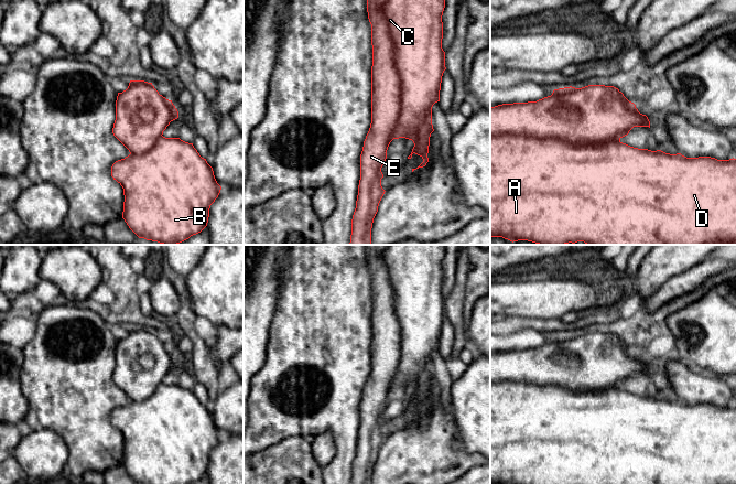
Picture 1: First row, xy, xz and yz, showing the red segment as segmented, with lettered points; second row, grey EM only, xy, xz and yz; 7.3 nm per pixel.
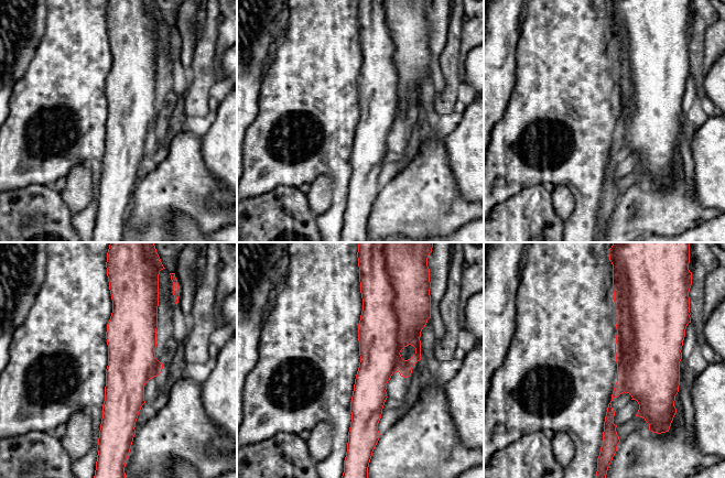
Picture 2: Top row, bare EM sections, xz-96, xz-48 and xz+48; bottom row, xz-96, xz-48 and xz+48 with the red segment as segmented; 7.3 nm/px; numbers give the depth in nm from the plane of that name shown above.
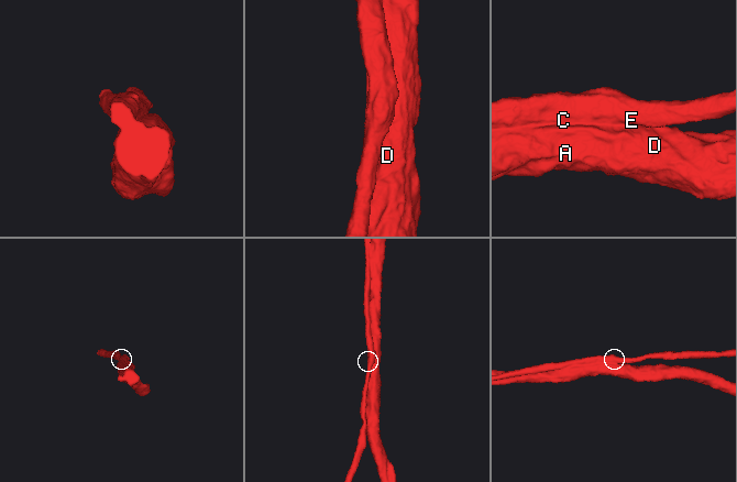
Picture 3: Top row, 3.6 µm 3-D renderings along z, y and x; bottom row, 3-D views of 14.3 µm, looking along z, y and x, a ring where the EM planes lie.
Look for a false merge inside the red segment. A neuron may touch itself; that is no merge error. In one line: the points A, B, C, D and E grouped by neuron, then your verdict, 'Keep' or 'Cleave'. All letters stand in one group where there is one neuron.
Groups: A B C D E. Keep

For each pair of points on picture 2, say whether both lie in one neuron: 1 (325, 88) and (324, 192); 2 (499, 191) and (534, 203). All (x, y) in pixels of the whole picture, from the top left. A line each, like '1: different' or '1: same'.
1: different
2: different

